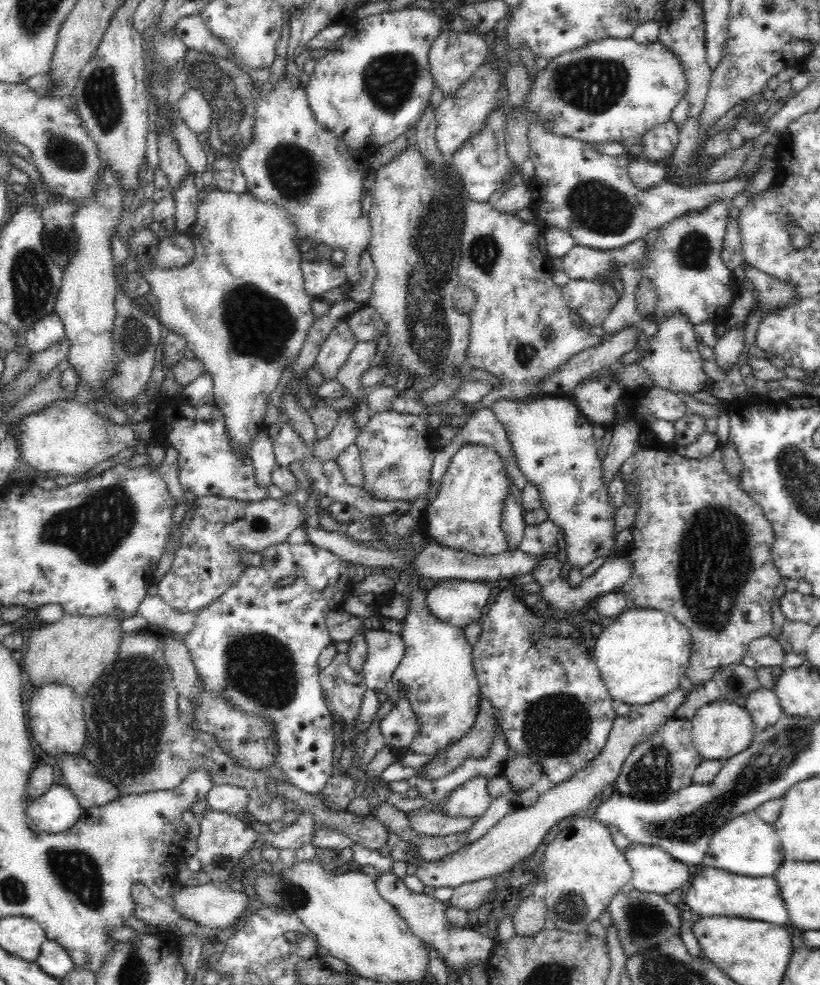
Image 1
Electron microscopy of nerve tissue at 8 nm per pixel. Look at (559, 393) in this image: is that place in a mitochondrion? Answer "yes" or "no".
no

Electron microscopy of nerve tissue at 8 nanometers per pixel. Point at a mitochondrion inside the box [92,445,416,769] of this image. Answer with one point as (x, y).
(257, 665)

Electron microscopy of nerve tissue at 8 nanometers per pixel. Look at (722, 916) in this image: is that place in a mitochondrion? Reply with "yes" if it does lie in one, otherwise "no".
no

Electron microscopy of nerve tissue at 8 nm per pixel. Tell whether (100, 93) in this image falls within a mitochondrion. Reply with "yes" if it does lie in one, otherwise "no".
yes

